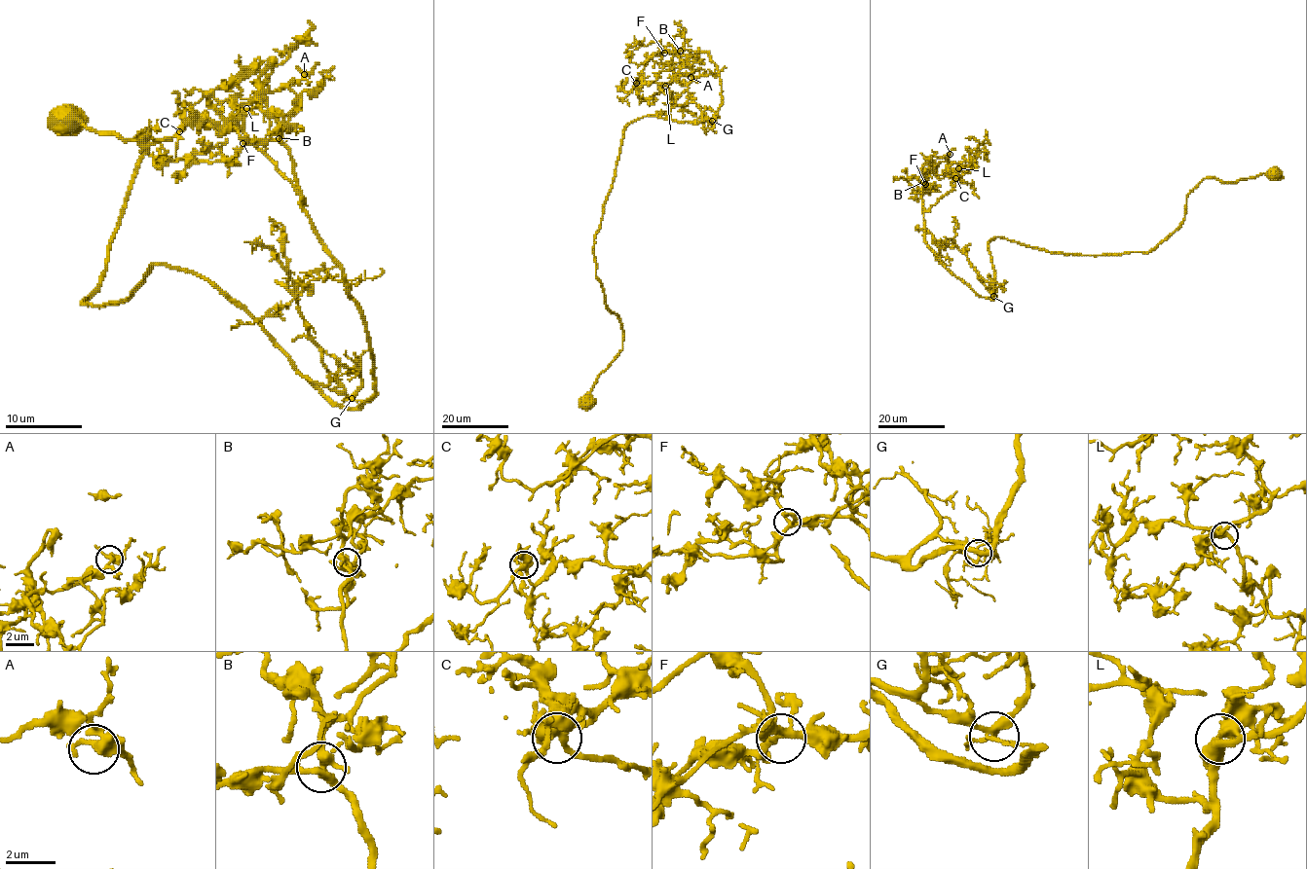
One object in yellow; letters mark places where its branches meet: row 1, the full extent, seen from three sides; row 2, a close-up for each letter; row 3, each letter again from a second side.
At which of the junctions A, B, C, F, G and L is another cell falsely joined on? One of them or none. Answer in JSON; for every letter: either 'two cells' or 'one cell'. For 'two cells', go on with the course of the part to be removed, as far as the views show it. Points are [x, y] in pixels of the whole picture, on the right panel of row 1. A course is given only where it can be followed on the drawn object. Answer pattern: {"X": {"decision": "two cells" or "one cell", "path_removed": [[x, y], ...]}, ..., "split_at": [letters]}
{"A": {"decision": "one cell"}, "B": {"decision": "one cell"}, "C": {"decision": "one cell"}, "F": {"decision": "one cell"}, "G": {"decision": "one cell"}, "L": {"decision": "one cell"}, "split_at": []}

